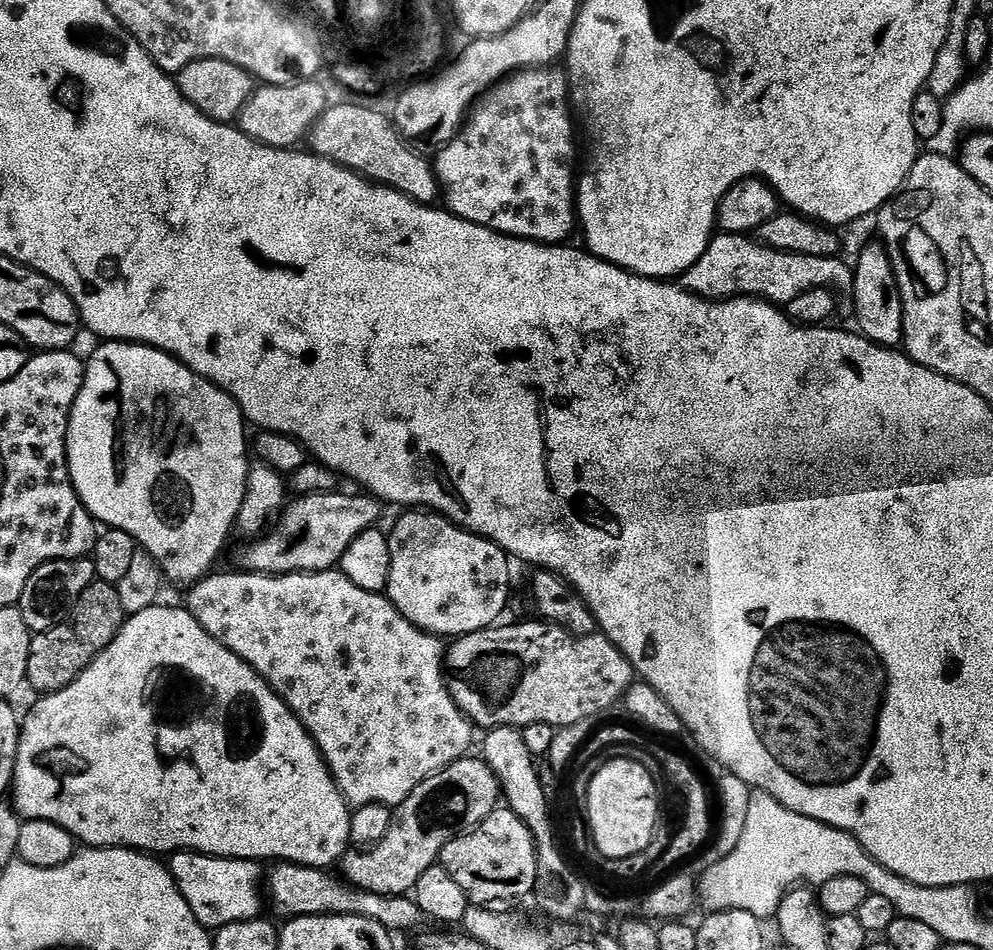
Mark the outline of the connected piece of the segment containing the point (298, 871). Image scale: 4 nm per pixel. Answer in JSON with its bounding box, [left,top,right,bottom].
[266,862,426,934]

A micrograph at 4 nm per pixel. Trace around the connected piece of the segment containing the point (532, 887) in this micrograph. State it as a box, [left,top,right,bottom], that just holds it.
[438,806,538,912]

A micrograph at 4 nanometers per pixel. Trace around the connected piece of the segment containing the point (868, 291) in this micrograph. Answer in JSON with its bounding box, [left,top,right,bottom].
[851,243,904,349]

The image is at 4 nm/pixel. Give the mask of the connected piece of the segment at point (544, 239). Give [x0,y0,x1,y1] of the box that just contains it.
[434,66,578,245]

